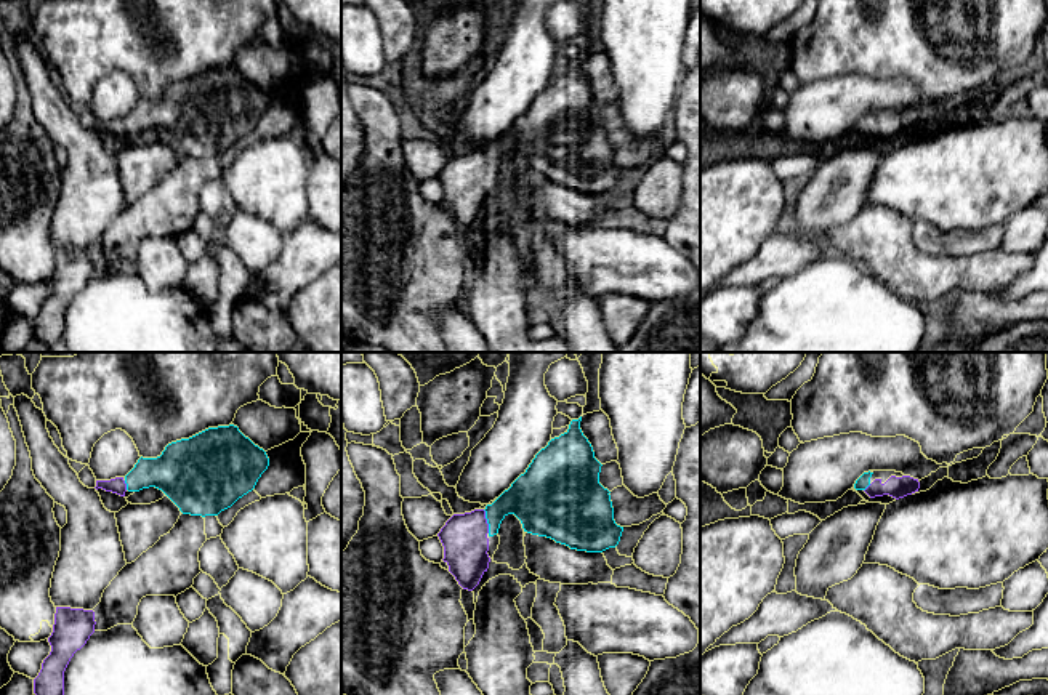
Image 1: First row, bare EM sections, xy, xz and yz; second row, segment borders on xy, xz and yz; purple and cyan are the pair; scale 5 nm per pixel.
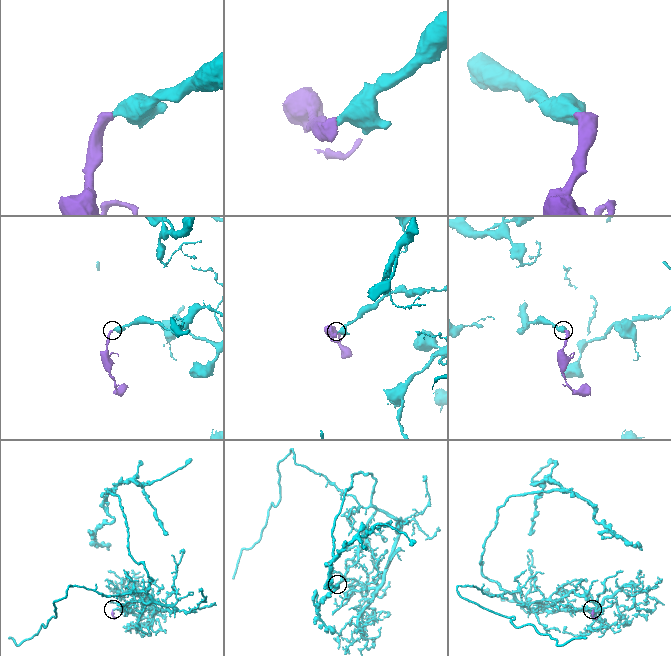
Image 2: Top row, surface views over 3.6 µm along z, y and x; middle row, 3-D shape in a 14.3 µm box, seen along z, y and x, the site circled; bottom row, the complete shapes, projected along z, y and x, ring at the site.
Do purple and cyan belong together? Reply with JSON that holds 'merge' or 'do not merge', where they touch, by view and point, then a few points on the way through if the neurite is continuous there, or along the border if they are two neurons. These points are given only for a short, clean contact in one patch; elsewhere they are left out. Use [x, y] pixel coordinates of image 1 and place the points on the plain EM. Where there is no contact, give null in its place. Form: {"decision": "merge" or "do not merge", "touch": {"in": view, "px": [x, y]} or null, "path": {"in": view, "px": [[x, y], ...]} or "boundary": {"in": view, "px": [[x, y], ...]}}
{"decision": "merge", "touch": {"in": "xz", "px": [486, 162]}, "path": {"in": "xz", "px": [[463, 178], [478, 164], [486, 162], [503, 146], [529, 140]]}}

